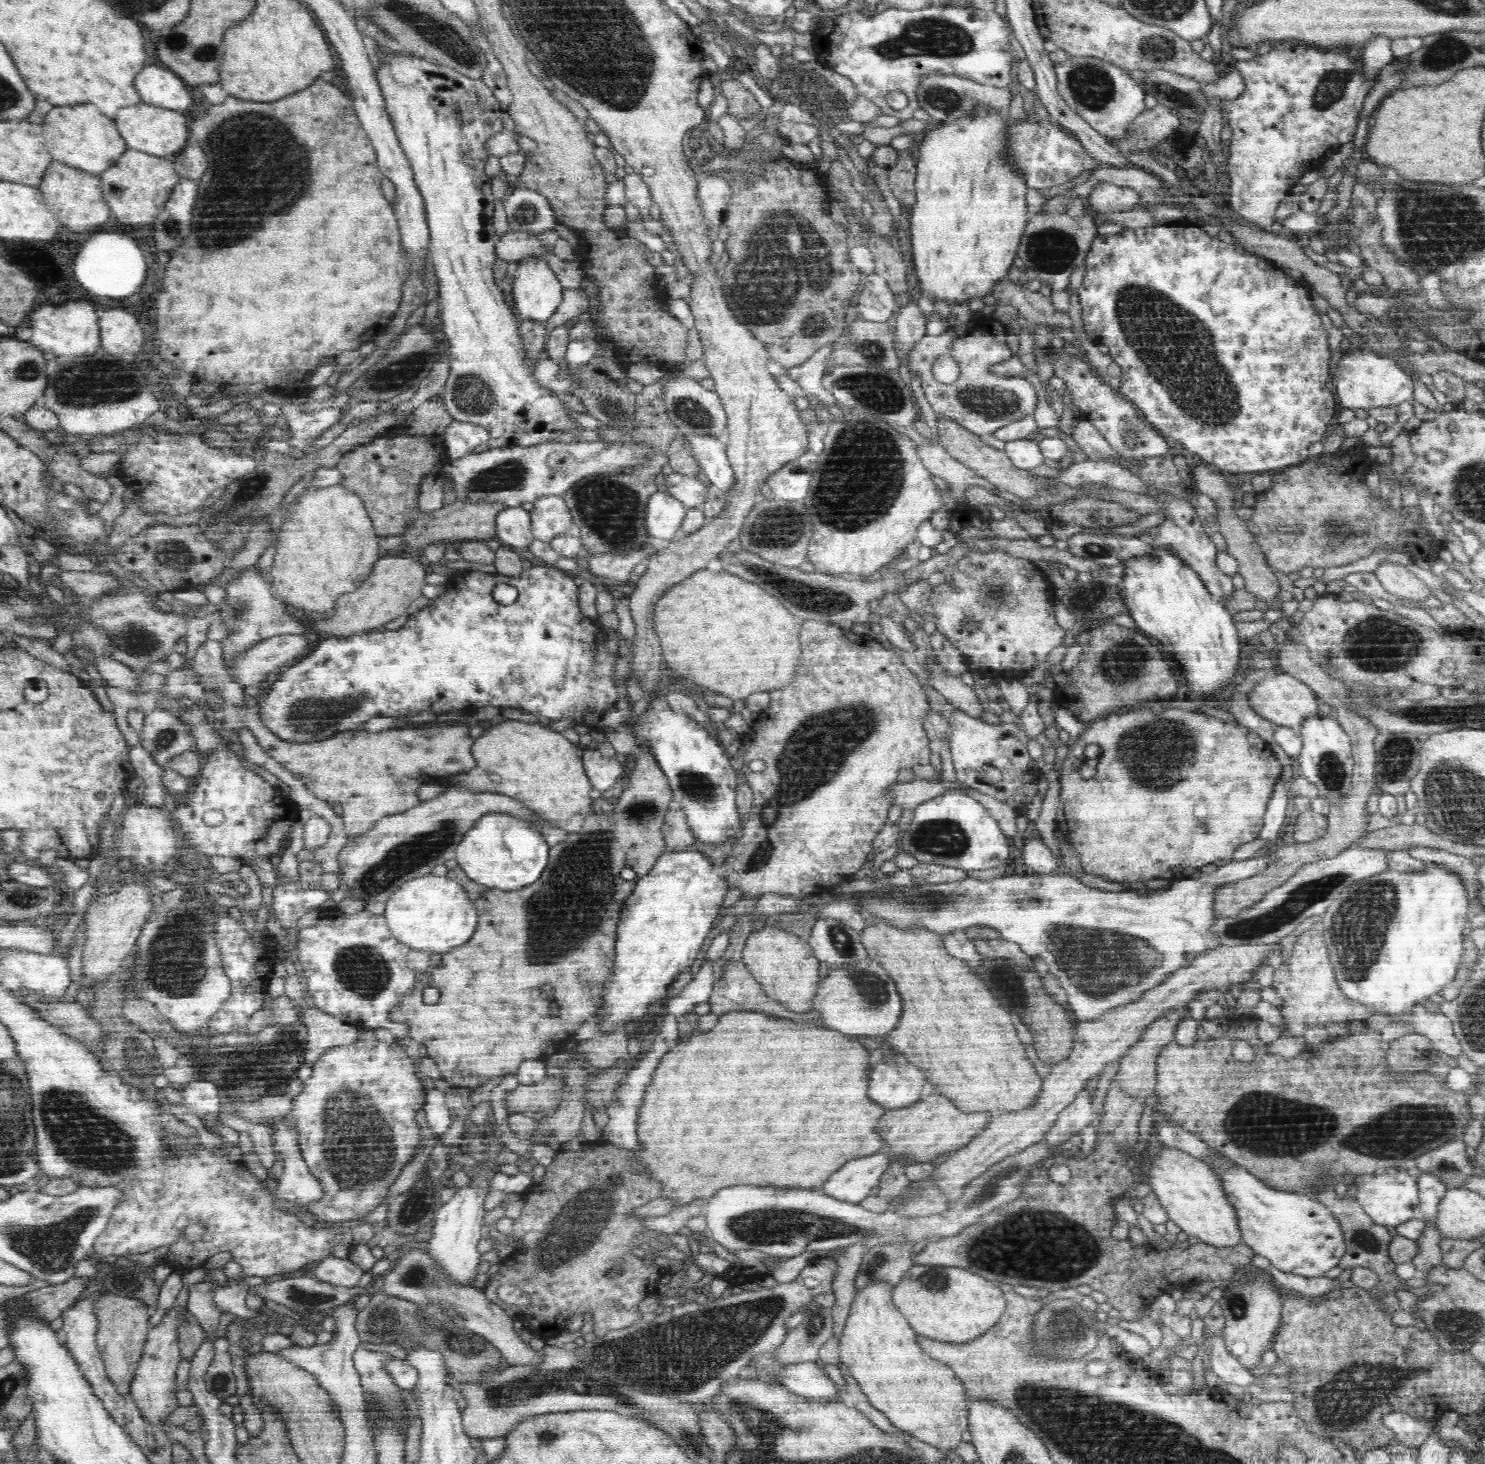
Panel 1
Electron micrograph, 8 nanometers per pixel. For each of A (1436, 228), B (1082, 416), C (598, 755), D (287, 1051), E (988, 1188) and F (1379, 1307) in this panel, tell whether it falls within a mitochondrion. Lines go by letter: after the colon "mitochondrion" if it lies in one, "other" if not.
A: mitochondrion
B: other
C: other
D: mitochondrion
E: mitochondrion
F: other

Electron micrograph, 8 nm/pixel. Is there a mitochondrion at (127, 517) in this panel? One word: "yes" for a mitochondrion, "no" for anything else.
no

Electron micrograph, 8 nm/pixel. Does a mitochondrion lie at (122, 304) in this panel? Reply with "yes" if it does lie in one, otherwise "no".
no

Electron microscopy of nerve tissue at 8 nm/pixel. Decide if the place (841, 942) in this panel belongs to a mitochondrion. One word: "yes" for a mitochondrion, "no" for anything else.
yes

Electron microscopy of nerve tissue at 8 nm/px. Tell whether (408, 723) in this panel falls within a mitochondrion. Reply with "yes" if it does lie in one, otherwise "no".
no

